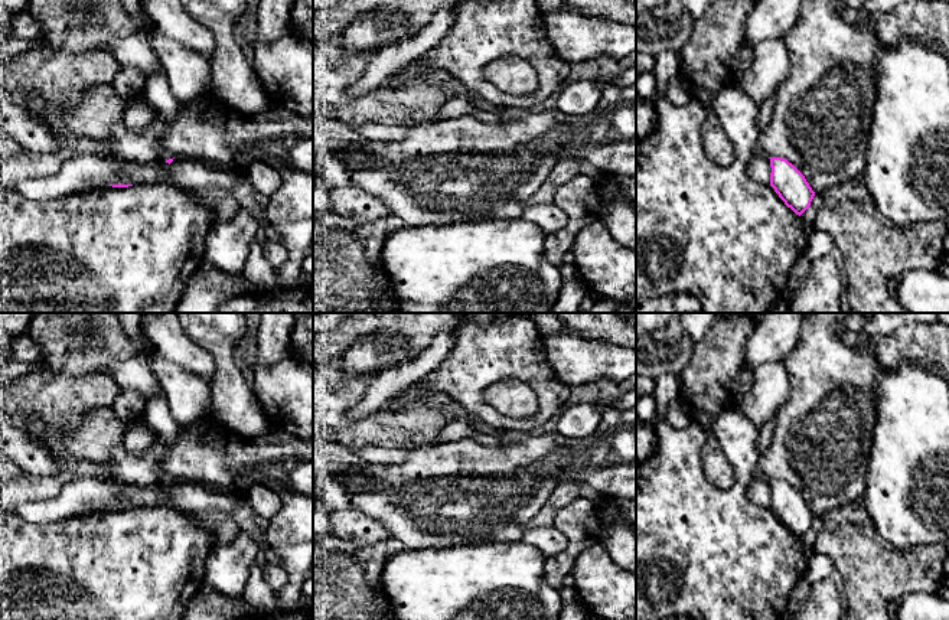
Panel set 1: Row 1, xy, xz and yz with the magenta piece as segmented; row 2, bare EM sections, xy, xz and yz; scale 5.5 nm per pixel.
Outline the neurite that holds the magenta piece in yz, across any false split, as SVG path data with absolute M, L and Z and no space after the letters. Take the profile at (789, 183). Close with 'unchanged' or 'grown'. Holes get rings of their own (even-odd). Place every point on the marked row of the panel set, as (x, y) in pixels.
M770 159L770 186L796 215L802 215L815 196L805 176L786 159Z | unchanged

